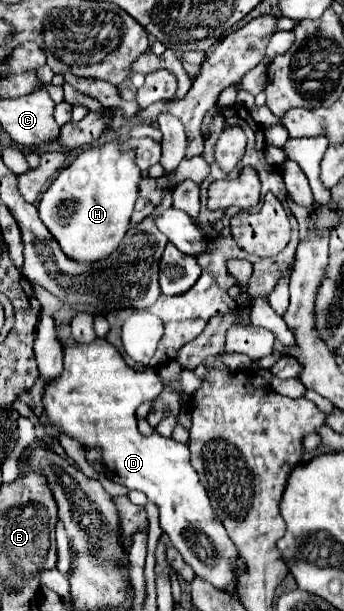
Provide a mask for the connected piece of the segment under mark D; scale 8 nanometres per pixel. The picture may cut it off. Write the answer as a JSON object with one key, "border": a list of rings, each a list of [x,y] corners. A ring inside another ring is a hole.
{"border":[[[96,338],[89,344],[74,344],[66,346],[64,350],[64,364],[62,376],[50,384],[48,390],[48,402],[46,402],[46,418],[50,424],[58,430],[68,432],[72,438],[76,438],[86,450],[92,446],[102,448],[106,474],[110,480],[124,484],[128,490],[140,490],[148,496],[150,502],[154,502],[160,510],[160,526],[168,534],[172,546],[182,554],[182,558],[194,568],[196,576],[202,580],[210,582],[218,590],[228,590],[238,586],[238,576],[236,576],[236,558],[238,558],[238,548],[234,542],[228,538],[222,522],[218,520],[214,508],[210,506],[210,498],[200,484],[200,476],[190,464],[190,450],[186,444],[180,444],[172,438],[162,438],[158,432],[152,436],[142,436],[138,432],[138,422],[136,422],[136,408],[146,402],[154,400],[162,392],[162,382],[158,374],[152,368],[146,368],[142,372],[132,370],[120,352],[106,342],[104,338]]]}

